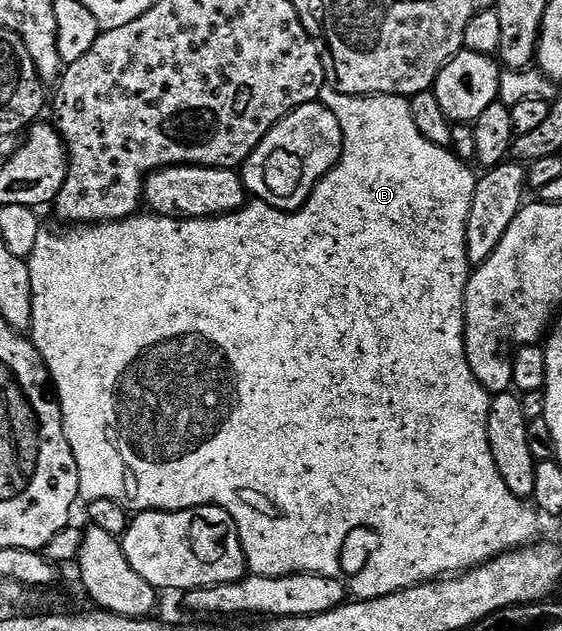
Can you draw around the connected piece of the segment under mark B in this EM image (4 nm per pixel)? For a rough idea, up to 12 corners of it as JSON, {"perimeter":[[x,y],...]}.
{"perimeter":[[323,89],[295,212],[39,231],[80,501],[372,600],[538,537],[476,173]]}

